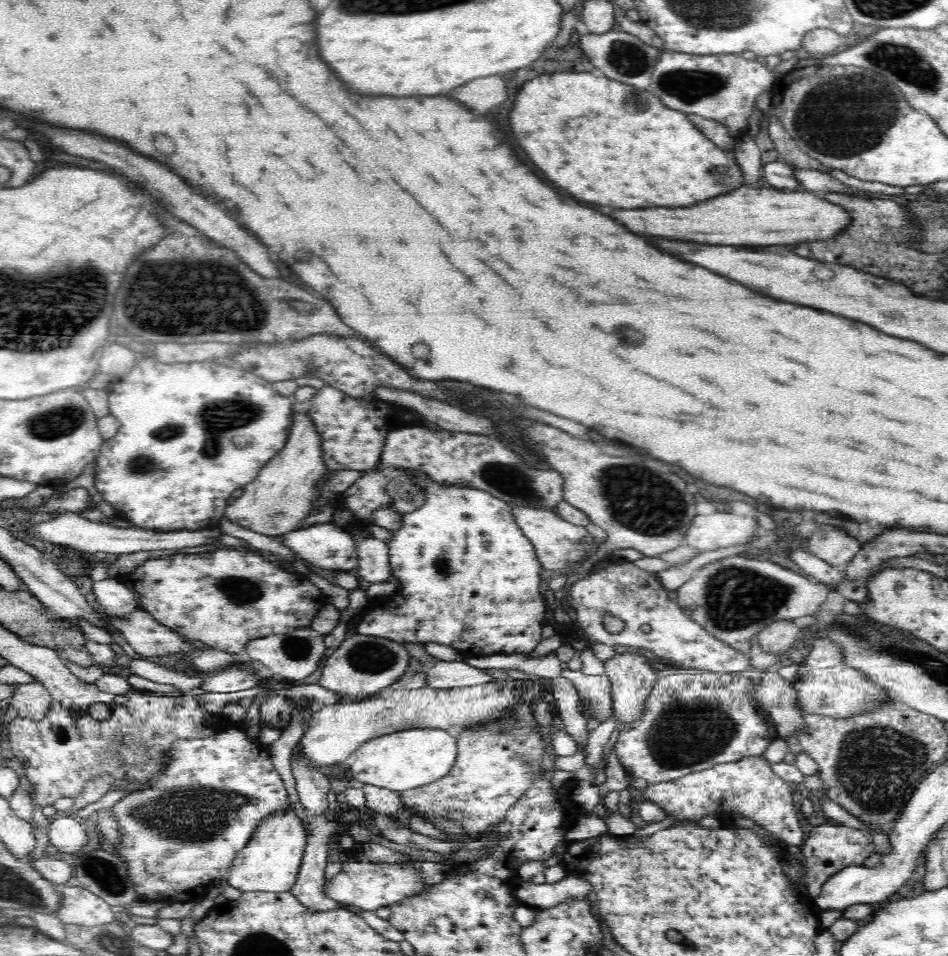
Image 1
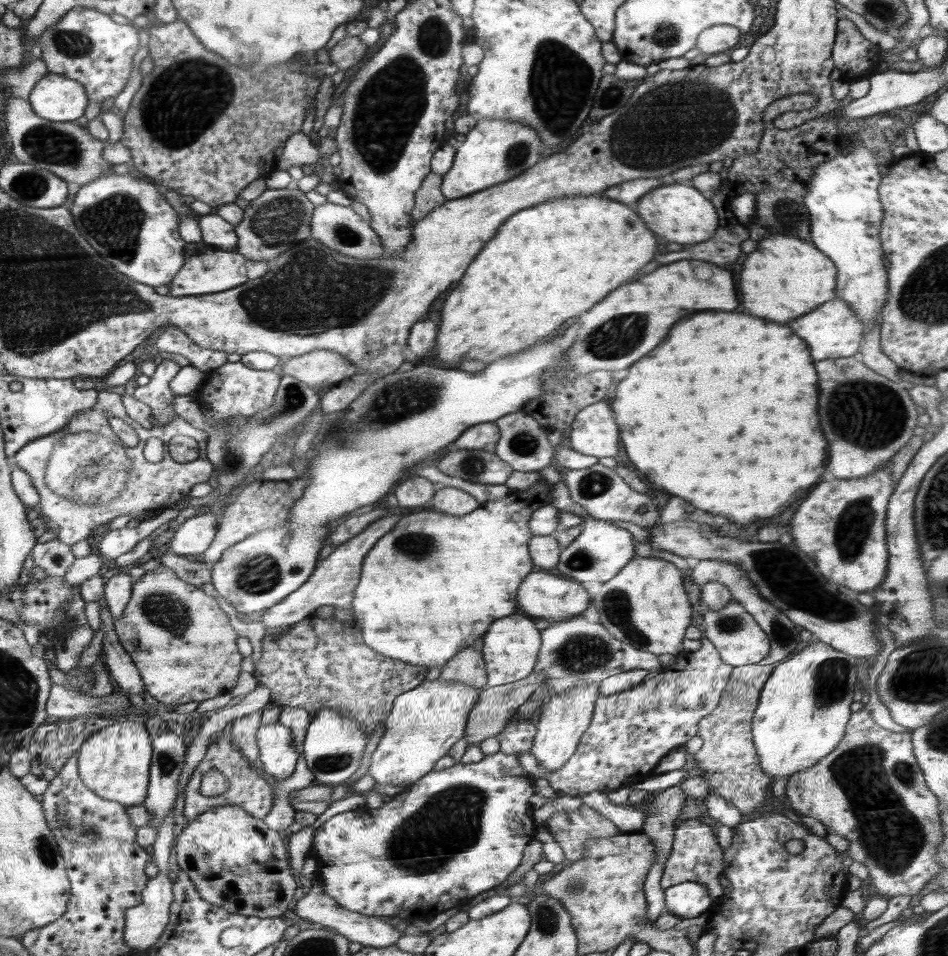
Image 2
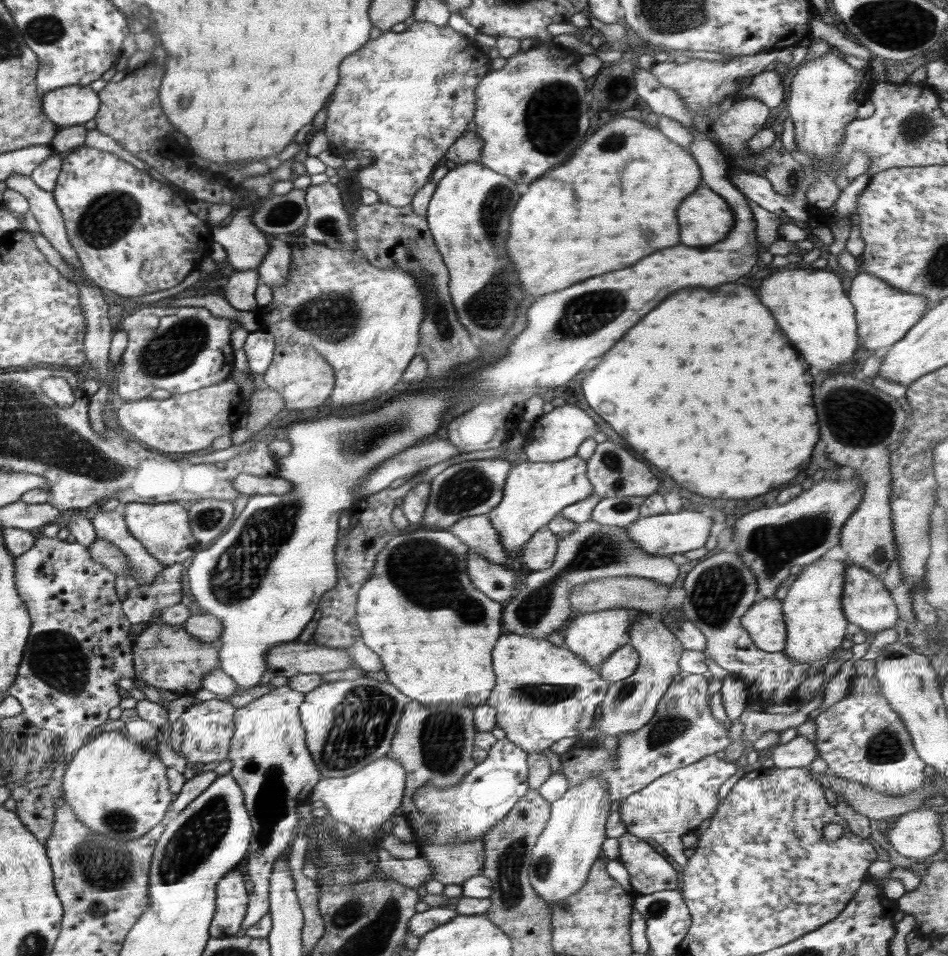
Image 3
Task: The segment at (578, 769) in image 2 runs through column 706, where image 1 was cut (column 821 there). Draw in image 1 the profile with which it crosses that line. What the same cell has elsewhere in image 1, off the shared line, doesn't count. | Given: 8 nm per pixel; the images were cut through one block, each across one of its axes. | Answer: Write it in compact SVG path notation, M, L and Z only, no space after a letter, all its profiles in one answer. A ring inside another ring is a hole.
M816 638L810 643L809 655L798 664L794 686L804 711L826 717L842 718L861 715L870 709L890 701L888 692L868 680L859 670L846 666L841 657L841 648L832 640Z

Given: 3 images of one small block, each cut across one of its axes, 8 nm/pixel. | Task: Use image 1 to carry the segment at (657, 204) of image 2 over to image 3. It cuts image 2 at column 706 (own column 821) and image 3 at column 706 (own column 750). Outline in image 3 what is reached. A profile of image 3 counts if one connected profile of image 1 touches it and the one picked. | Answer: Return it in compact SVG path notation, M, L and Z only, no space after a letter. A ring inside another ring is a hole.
M698 188L678 208L680 240L686 246L708 246L720 242L734 224L733 212L716 192Z

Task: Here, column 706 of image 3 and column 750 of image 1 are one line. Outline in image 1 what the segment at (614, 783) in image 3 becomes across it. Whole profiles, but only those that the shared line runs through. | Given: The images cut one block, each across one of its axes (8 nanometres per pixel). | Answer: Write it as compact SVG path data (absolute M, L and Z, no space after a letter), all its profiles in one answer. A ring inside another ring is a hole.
M678 669L659 674L657 682L646 699L644 714L638 722L624 726L615 743L615 753L627 774L644 778L648 784L676 780L681 776L715 767L717 764L733 763L746 757L760 756L774 740L776 730L771 726L770 715L757 706L754 688L760 686L761 675L719 673Z

